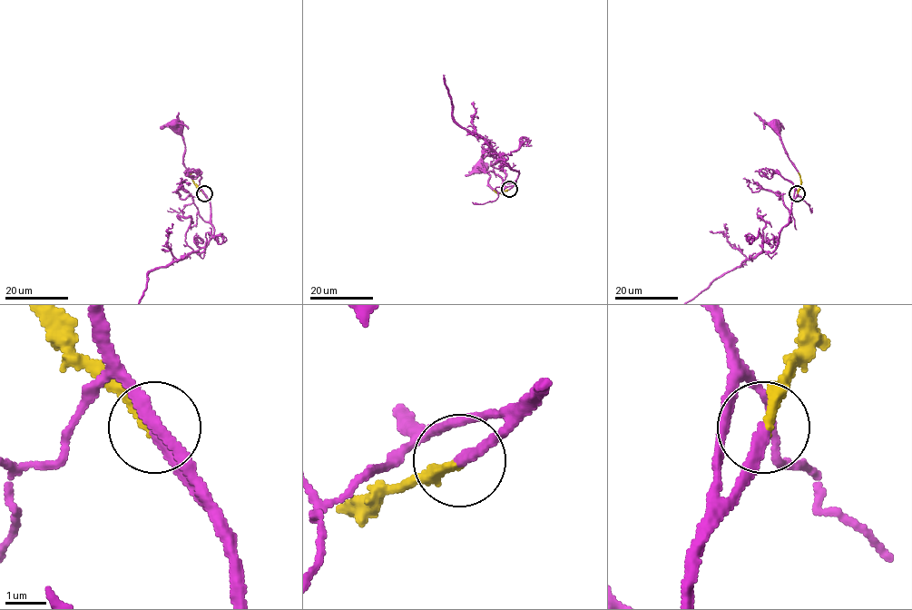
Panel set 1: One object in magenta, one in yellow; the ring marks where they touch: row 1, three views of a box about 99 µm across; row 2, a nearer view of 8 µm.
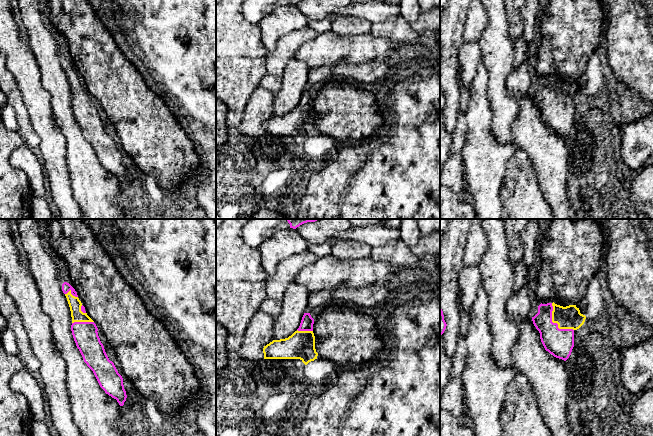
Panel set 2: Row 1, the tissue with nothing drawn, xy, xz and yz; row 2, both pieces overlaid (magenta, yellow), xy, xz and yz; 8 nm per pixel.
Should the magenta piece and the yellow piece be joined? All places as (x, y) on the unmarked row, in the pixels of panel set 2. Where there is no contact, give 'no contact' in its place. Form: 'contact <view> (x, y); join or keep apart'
contact yz (555, 99); join

